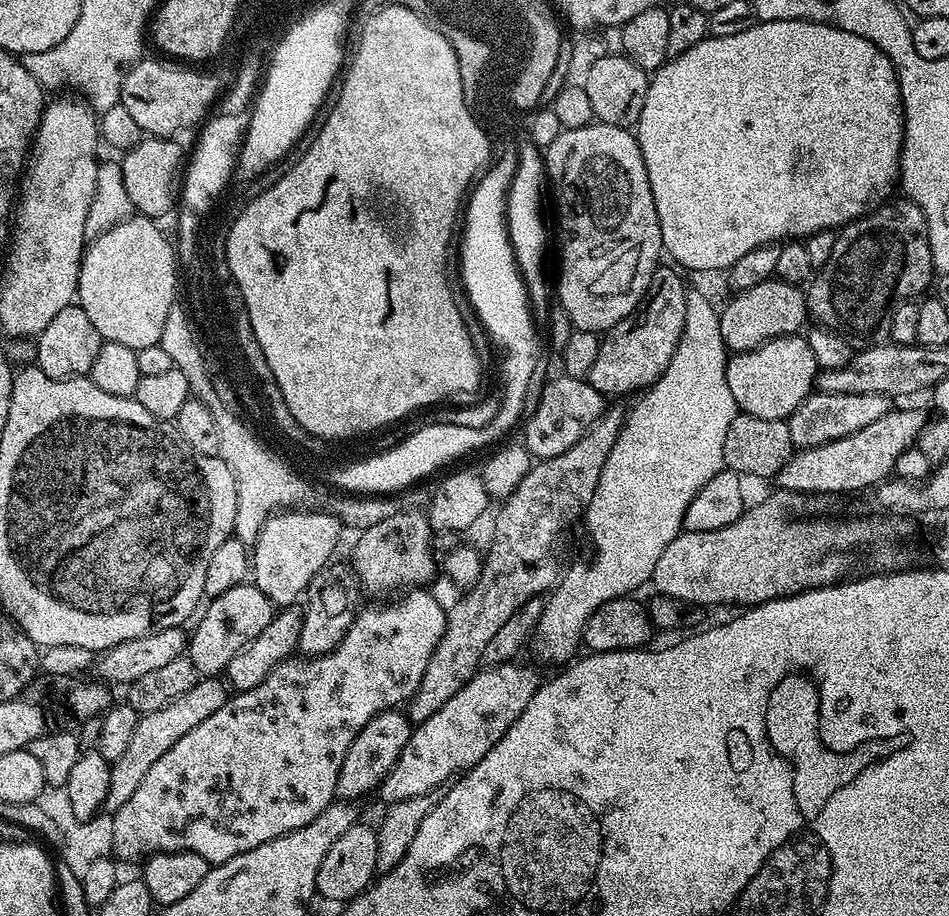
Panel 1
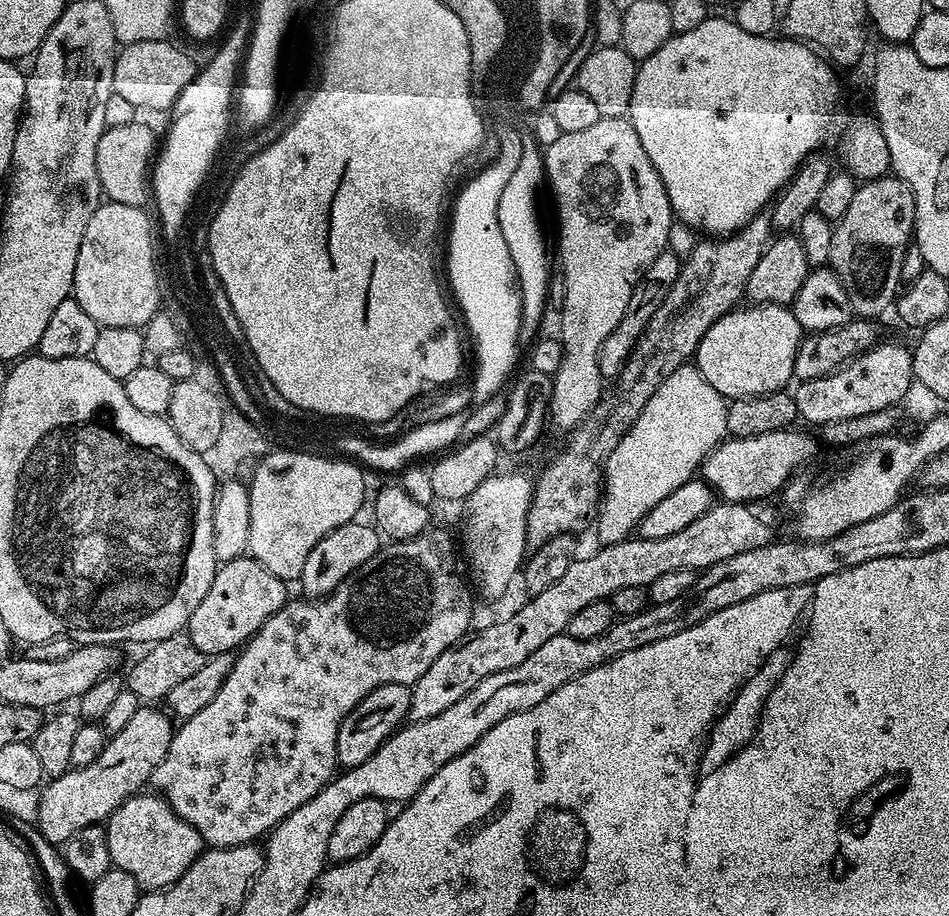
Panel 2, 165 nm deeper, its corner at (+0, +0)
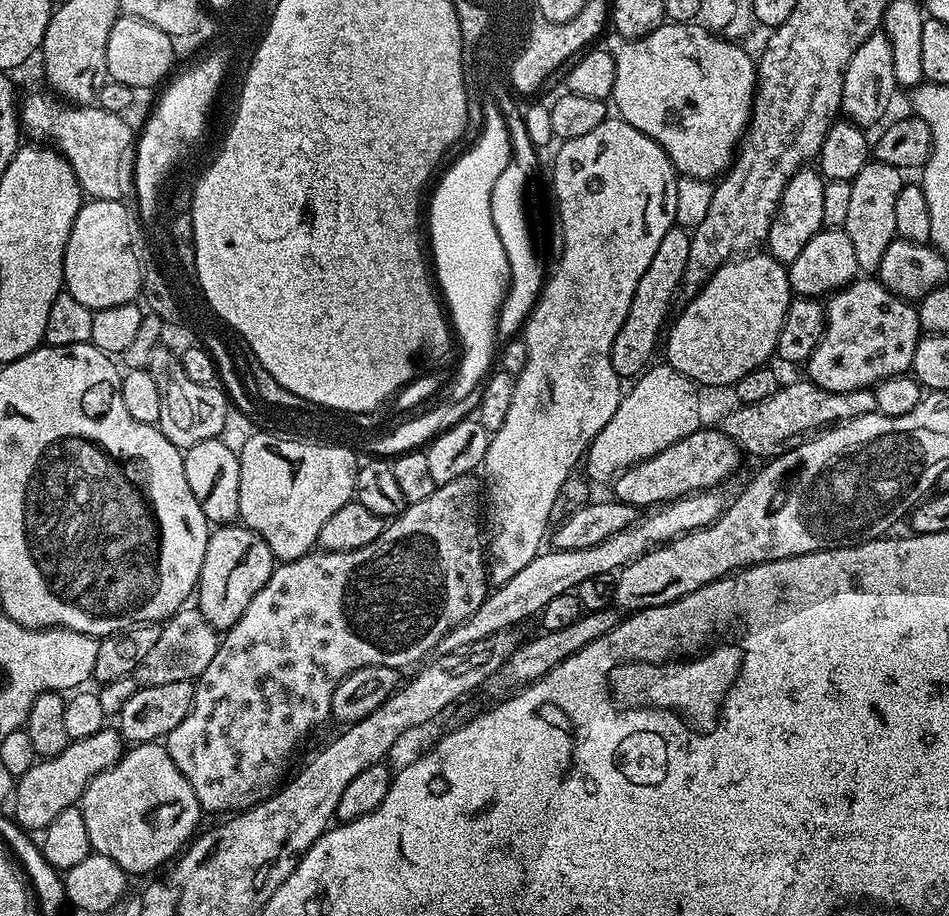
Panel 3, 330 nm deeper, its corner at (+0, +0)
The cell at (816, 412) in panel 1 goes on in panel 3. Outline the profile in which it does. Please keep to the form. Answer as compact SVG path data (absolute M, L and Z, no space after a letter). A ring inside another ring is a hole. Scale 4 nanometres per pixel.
M857 278L827 297L824 336L813 350L812 357L806 361L807 379L822 390L831 392L872 388L886 378L903 376L911 369L916 343L921 335L919 311L909 301L895 296L879 279Z

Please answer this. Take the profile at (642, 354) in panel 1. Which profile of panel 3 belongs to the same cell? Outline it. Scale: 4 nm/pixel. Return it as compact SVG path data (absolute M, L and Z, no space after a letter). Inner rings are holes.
M673 226L662 238L658 251L646 266L642 278L638 278L638 286L634 290L634 298L630 302L630 310L614 338L612 347L612 365L621 378L639 377L653 363L652 355L656 352L656 343L661 343L662 329L669 319L668 307L676 296L676 291L681 291L686 270L686 258L690 258L690 242L692 241L689 229ZM668 316L668 317L667 317ZM664 319L665 324L664 324ZM664 324L664 325L663 325ZM660 327L661 332L660 332Z

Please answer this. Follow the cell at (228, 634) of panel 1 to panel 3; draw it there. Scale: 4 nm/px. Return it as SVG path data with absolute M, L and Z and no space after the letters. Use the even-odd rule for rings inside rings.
M243 523L213 527L208 534L206 558L202 558L200 583L194 593L195 603L206 622L217 630L232 628L234 622L242 618L246 606L250 606L250 598L266 586L277 563L270 546L266 546L264 539L254 530L245 528Z

